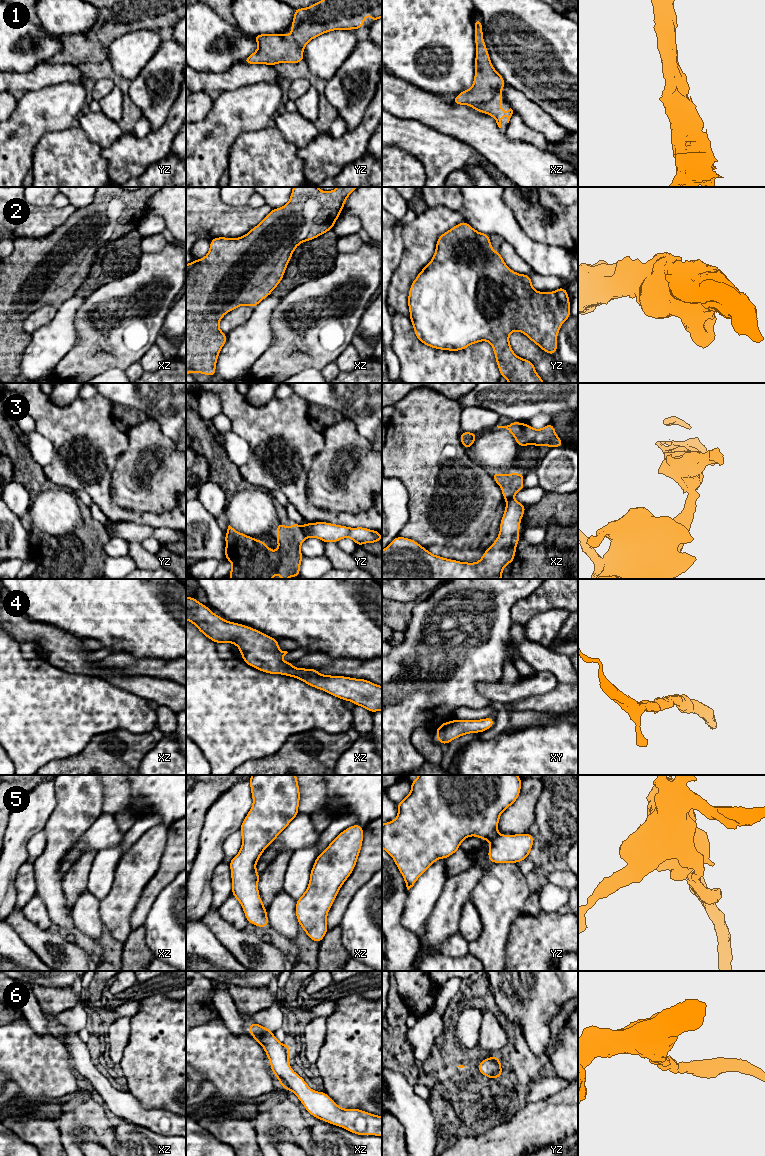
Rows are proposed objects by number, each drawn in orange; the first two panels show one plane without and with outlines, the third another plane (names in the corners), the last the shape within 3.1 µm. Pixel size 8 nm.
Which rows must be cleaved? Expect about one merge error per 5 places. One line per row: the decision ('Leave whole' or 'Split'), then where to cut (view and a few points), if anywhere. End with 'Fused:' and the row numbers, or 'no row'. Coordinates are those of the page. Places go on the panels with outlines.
1: Leave whole. No split
2: Leave whole. No split
3: Split. Split along yz (301, 527), (301, 531), (306, 537)
4: Leave whole. No split
5: Leave whole. No split
6: Leave whole. No split
Fused: 3

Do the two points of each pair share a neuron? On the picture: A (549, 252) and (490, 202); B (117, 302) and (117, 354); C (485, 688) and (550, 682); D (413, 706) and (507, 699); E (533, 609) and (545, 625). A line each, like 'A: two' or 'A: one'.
A: one
B: one
C: one
D: two
E: two

